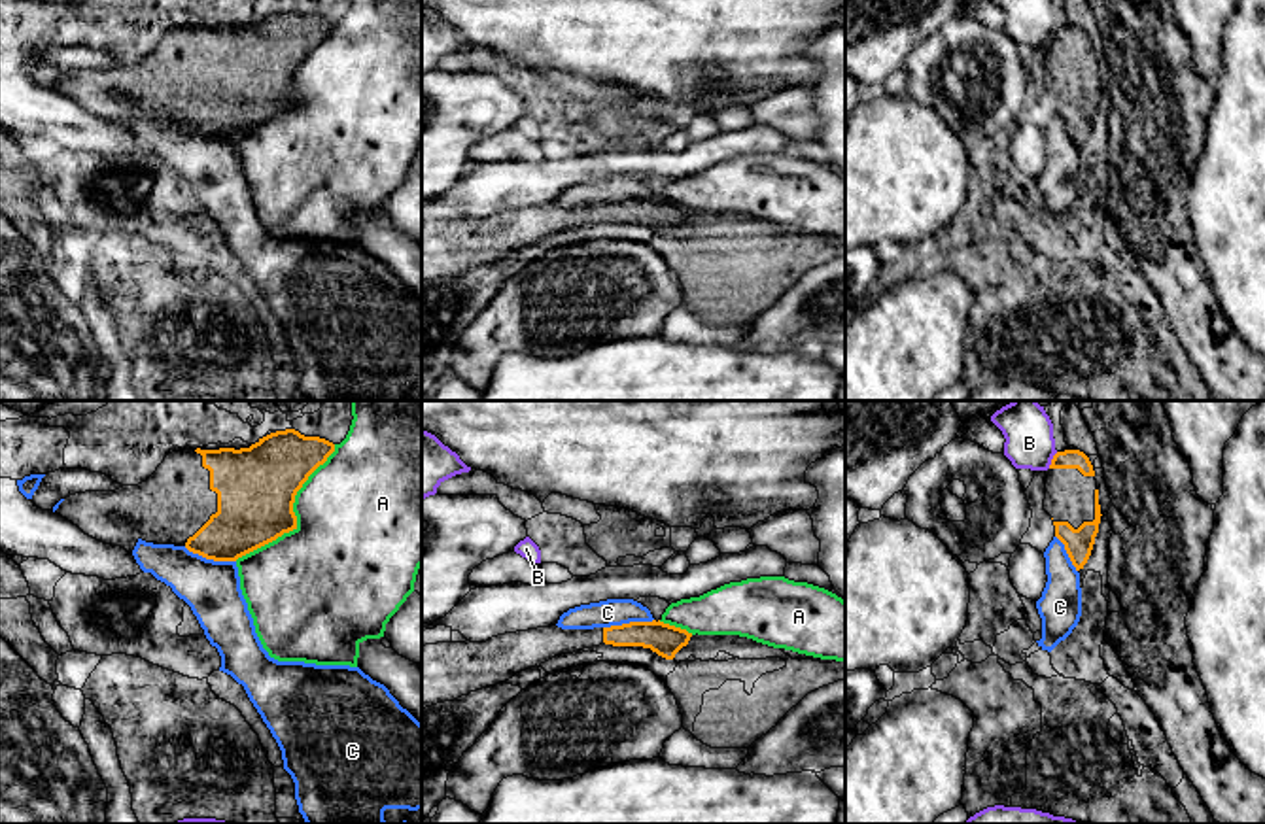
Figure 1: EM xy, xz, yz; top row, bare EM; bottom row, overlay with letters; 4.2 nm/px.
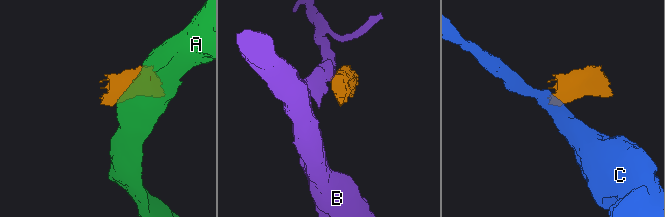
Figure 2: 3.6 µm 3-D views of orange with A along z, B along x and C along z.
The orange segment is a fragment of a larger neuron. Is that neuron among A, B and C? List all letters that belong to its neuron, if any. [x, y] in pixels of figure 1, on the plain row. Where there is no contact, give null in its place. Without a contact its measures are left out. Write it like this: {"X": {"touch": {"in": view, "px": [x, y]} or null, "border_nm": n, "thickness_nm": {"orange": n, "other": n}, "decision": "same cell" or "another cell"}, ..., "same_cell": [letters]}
{"A": {"touch": {"in": "xy", "px": [295, 93]}, "border_nm": 650, "thickness_nm": {"orange": 340, "other": 500}, "decision": "another cell"}, "B": {"touch": {"in": "yz", "px": [1052, 36]}, "border_nm": 80, "thickness_nm": {"orange": 80, "other": 190}, "decision": "another cell"}, "C": {"touch": {"in": "xy", "px": [210, 135]}, "border_nm": 240, "thickness_nm": {"orange": 280, "other": 240}, "decision": "another cell"}, "same_cell": []}

